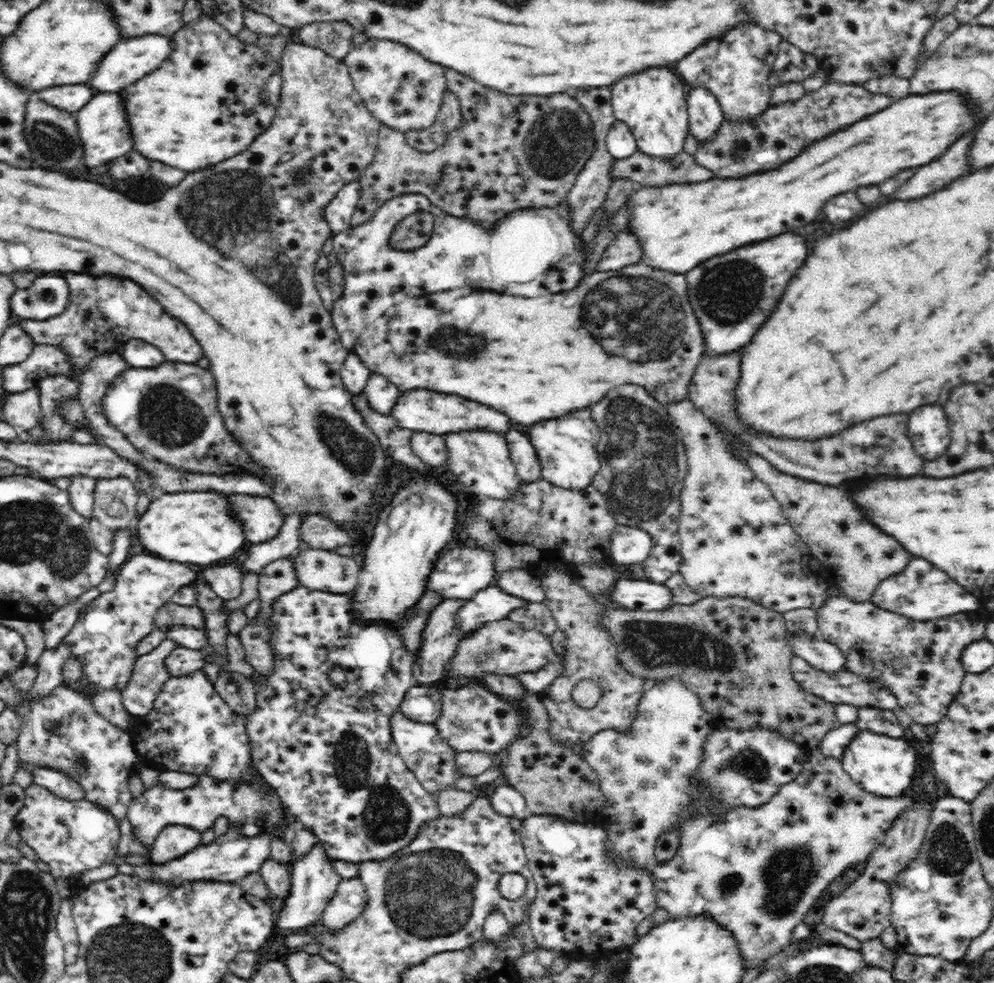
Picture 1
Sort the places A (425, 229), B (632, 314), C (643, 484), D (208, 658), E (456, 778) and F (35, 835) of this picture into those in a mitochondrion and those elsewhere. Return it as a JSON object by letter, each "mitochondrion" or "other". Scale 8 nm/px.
{"A":"mitochondrion","B":"mitochondrion","C":"mitochondrion","D":"other","E":"other","F":"other"}

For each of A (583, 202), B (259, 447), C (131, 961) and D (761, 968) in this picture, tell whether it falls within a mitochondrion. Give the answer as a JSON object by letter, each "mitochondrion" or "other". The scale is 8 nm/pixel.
{"A":"other","B":"other","C":"mitochondrion","D":"other"}

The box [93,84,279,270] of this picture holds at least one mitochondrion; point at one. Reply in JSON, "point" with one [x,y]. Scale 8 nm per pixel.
{"point":[209,208]}

